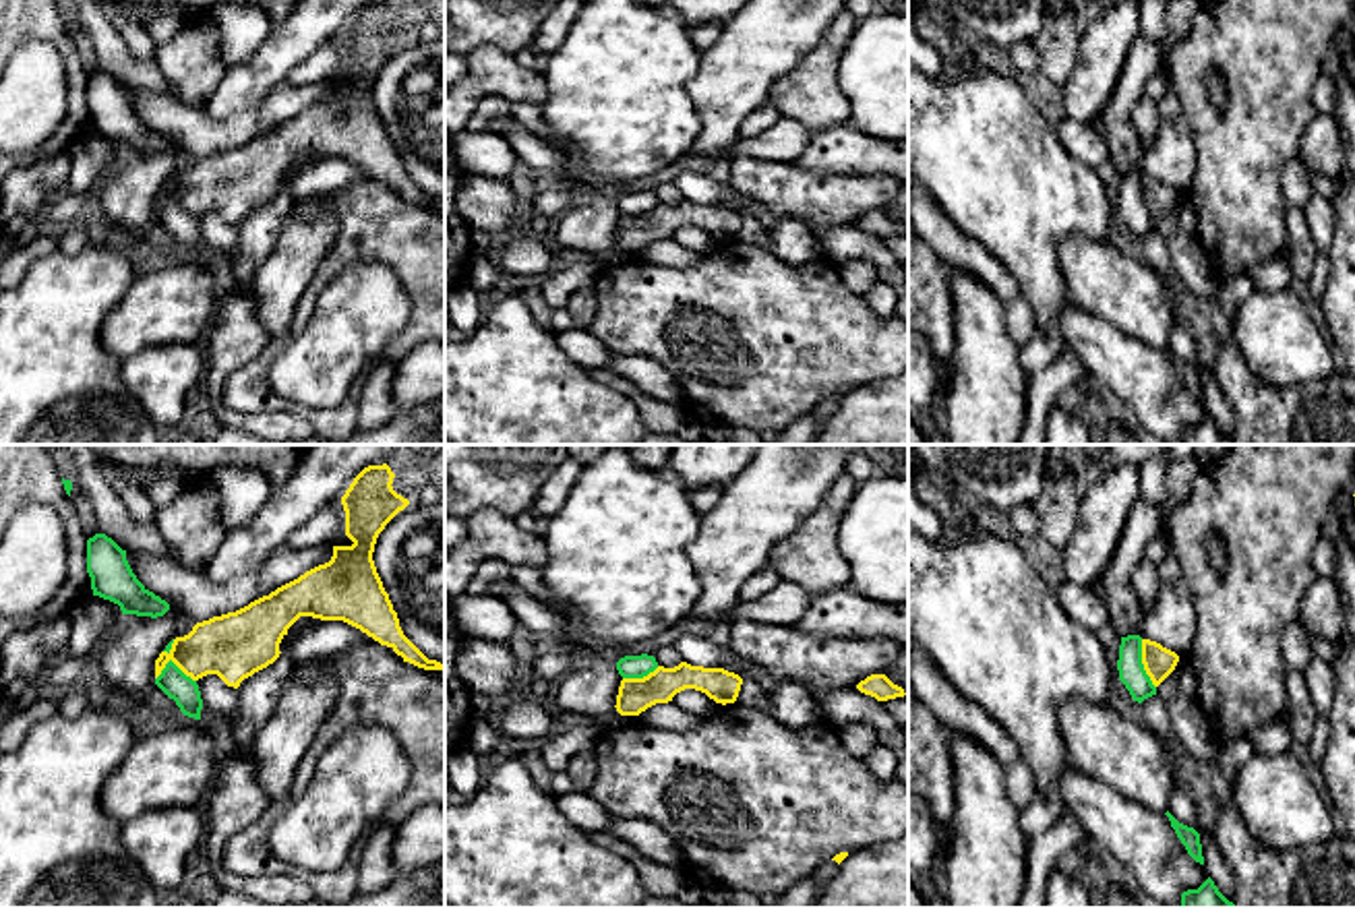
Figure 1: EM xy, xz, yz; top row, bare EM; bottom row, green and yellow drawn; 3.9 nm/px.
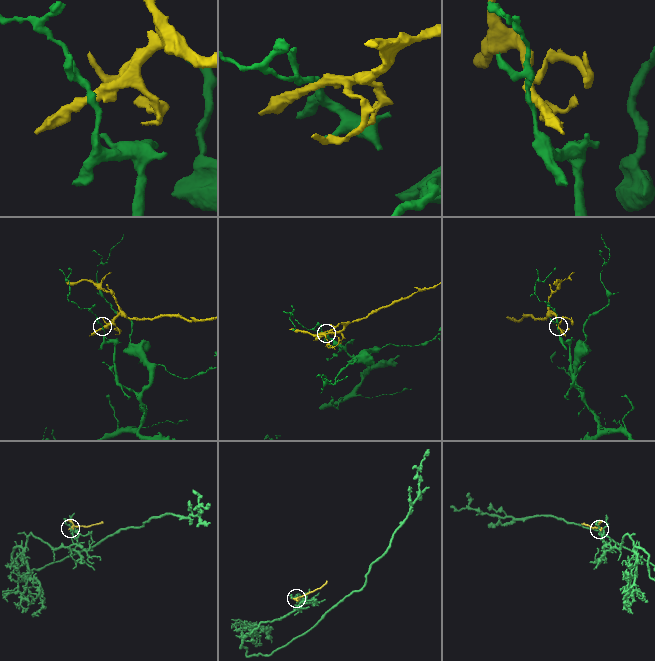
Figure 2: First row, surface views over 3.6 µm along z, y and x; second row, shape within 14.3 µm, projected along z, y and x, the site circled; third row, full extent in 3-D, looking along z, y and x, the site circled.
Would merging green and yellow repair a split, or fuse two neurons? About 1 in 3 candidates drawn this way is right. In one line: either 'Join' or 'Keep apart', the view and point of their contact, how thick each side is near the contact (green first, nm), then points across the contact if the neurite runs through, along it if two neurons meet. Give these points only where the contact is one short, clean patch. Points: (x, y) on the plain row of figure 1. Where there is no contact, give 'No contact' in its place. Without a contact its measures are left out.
Keep apart. Touches green at yz (1142, 201). Thickness 100 nm (green) against 120 nm. Boundary: yz (1140, 176), (1140, 199), (1155, 224)

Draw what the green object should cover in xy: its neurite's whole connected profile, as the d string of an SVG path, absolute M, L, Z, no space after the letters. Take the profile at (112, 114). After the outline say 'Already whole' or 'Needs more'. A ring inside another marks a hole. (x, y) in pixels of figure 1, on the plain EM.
M106 70L87 77L87 110L93 132L120 143L122 151L163 153L170 141L149 128L132 110L126 87Z. Already whole

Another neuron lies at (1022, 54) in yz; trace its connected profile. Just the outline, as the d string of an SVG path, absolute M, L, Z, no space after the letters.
M1032 39L1010 46L1007 56L1016 72L1038 72L1038 54Z

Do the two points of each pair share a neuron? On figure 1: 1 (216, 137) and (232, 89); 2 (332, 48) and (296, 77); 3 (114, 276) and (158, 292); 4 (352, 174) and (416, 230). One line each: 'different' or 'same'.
1: different
2: same
3: different
4: different

